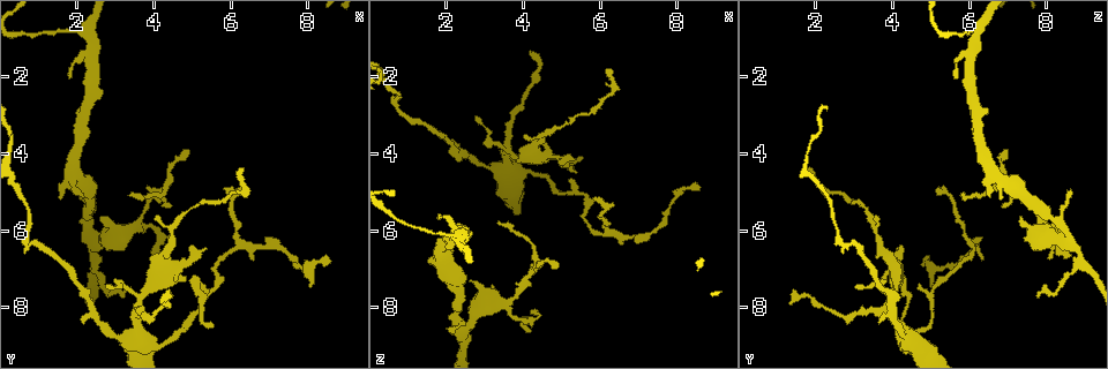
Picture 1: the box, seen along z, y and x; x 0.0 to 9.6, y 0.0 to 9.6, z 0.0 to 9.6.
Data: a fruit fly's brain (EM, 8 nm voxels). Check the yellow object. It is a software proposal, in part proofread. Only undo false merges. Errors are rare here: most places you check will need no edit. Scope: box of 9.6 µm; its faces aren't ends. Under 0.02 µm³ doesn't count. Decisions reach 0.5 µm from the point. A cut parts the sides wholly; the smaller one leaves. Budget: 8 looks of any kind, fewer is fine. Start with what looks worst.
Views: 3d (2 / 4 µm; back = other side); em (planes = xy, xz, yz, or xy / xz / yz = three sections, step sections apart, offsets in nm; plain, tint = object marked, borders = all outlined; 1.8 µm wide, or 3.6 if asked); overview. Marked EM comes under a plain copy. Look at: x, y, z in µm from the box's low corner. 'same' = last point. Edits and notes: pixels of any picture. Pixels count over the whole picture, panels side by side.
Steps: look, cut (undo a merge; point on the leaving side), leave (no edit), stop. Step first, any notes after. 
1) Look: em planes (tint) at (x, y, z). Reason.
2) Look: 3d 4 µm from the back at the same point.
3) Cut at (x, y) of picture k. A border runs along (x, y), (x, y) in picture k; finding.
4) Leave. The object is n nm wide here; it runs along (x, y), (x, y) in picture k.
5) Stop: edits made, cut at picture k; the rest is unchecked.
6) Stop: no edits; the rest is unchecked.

Look: 3d 2 µm from the back at (2.55, 6.30, 8.50). A fork.

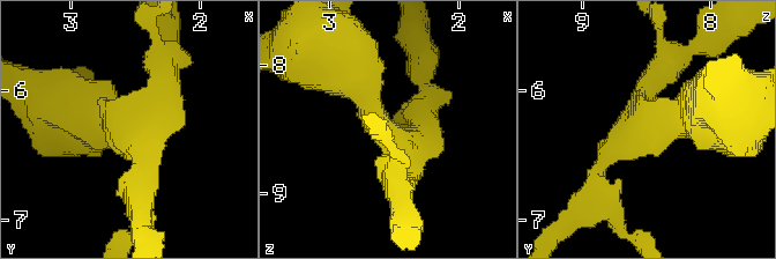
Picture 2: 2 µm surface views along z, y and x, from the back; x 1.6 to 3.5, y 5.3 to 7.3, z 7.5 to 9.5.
Look: em yz step 16 (tint) at (2.52, 6.26, 8.50). 3 arms meet here; the arms are 200, 220, 500 nm wide.

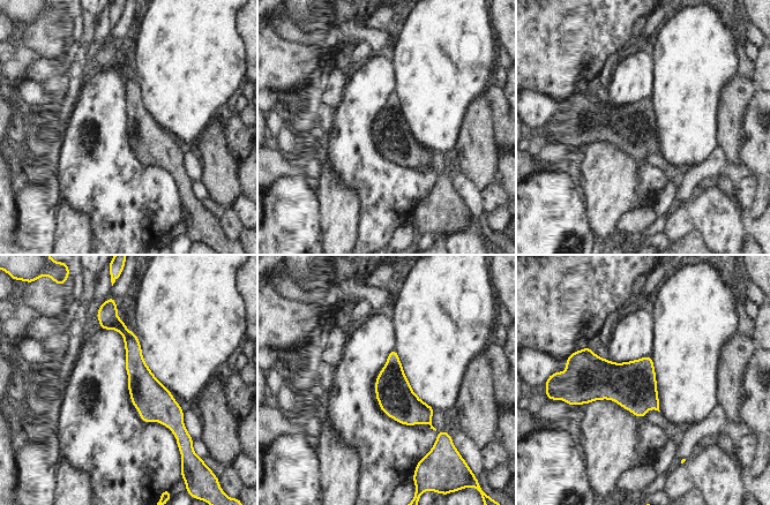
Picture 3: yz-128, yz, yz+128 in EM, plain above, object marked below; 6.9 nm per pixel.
Leave. It runs along (111, 319), (176, 430) in picture 3; one neuron here.

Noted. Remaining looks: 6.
Look: em 3.6 µm xy step 16 (borders) at (3.60, 8.60, 4.35). A narrow waist.

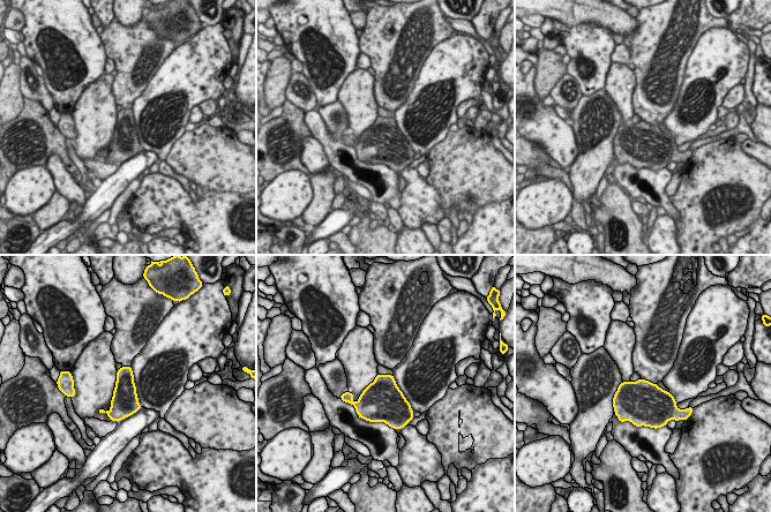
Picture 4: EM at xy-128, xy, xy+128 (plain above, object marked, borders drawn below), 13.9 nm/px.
Leave. All the same neuron.

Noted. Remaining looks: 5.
Look: 3d 4 µm at (0.70, 6.30, 2.65). Abrupt turn.

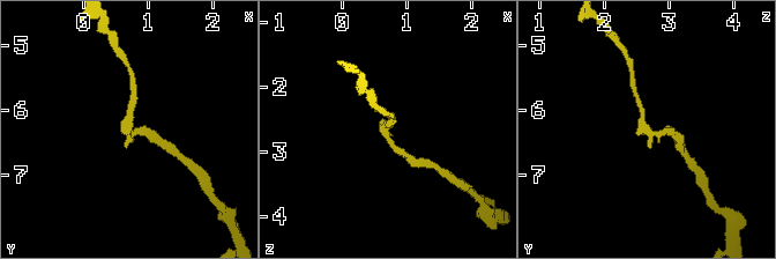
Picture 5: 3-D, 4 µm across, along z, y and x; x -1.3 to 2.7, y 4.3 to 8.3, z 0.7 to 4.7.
Look: em planes (tint) at (0.65, 6.35, 2.65). Shape alone is not enough.

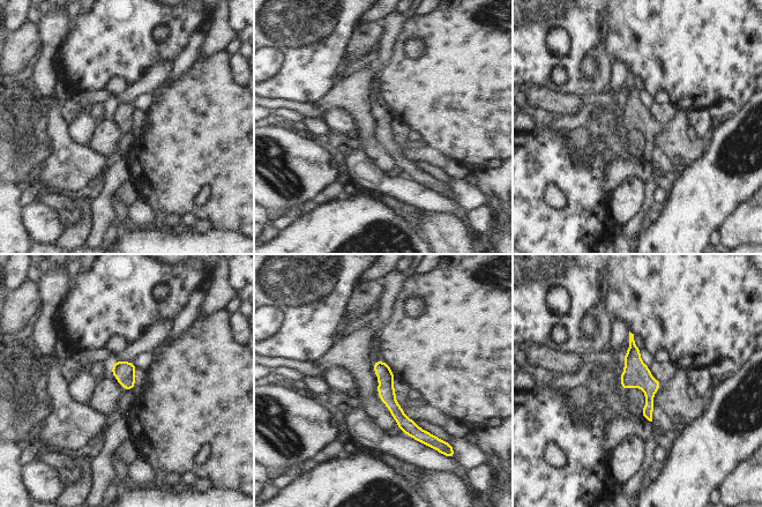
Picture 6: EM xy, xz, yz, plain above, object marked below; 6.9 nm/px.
Leave. It runs along (375, 365), (395, 410), (427, 437) in picture 6; one neuron here.

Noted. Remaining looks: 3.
Stop: no edits; the rest is unchecked.

